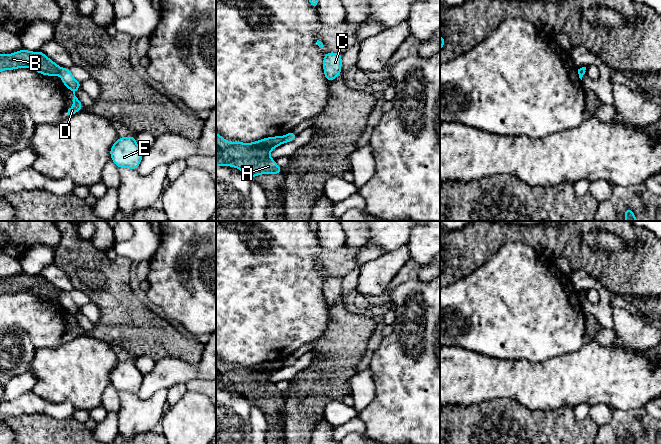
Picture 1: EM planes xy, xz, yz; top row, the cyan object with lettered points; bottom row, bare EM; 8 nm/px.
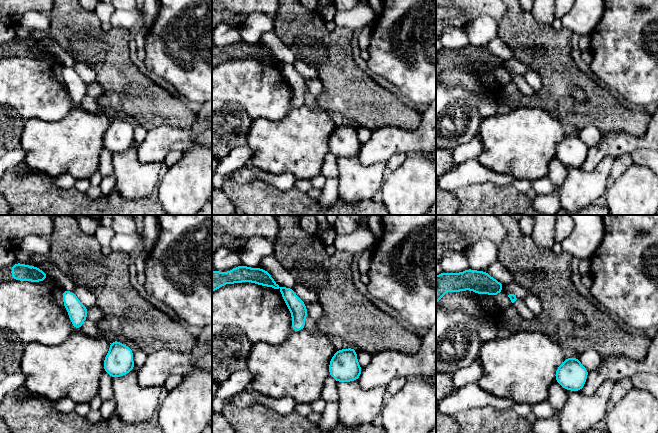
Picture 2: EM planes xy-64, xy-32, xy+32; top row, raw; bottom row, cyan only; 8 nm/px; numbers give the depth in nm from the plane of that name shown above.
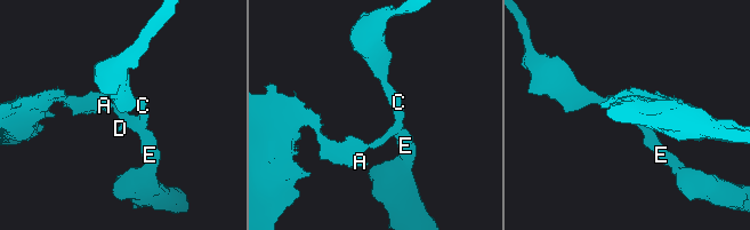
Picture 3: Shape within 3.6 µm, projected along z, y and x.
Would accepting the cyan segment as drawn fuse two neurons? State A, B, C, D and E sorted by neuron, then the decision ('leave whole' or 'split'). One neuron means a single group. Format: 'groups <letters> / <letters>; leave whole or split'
groups A B / C D E; split

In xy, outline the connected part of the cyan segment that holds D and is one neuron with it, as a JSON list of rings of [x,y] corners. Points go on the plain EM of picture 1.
[[[61,292],[60,296],[60,301],[61,301],[61,305],[64,307],[65,311],[70,313],[73,318],[73,330],[71,332],[68,333],[68,339],[73,339],[77,336],[80,336],[82,333],[82,326],[75,320],[75,316],[81,312],[81,307],[79,305],[77,305],[70,293],[68,292]]]

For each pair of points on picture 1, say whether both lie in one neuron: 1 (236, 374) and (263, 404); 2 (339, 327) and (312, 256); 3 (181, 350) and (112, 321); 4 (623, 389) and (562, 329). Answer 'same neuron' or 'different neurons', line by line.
1: same neuron
2: different neurons
3: same neuron
4: different neurons

